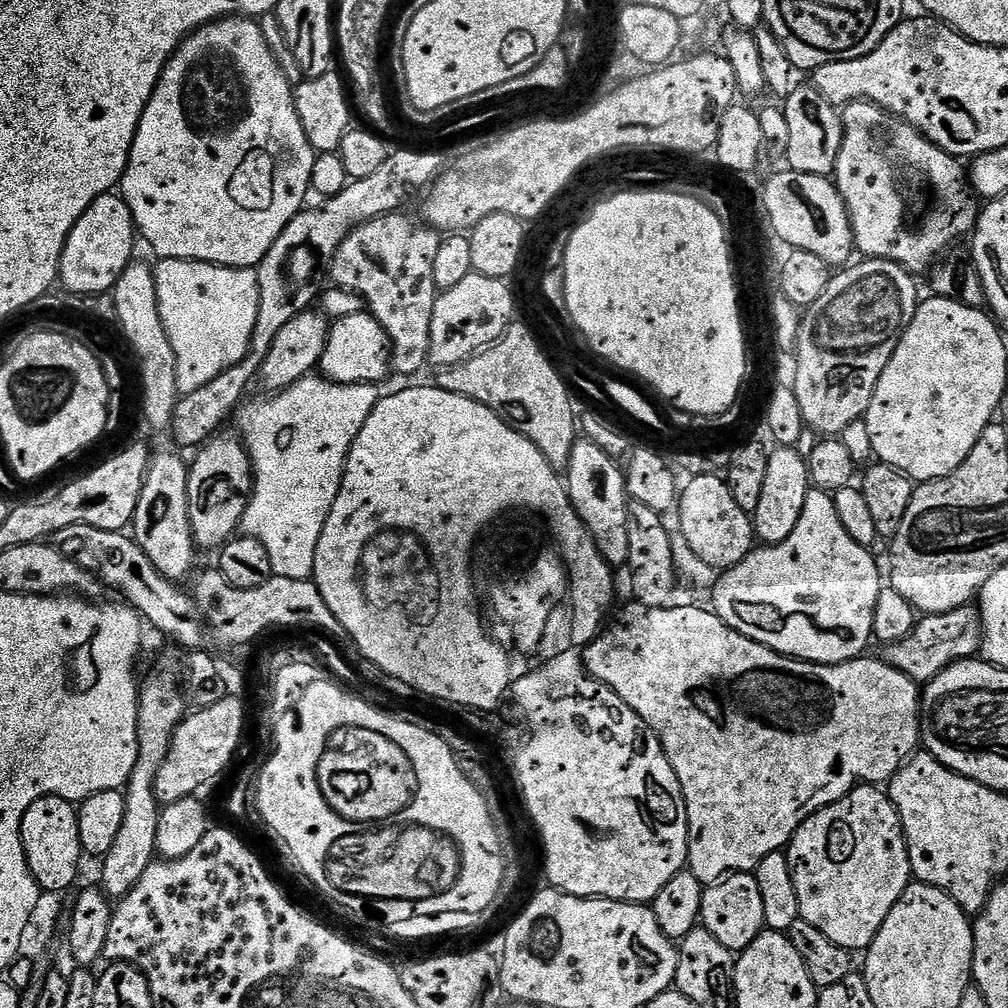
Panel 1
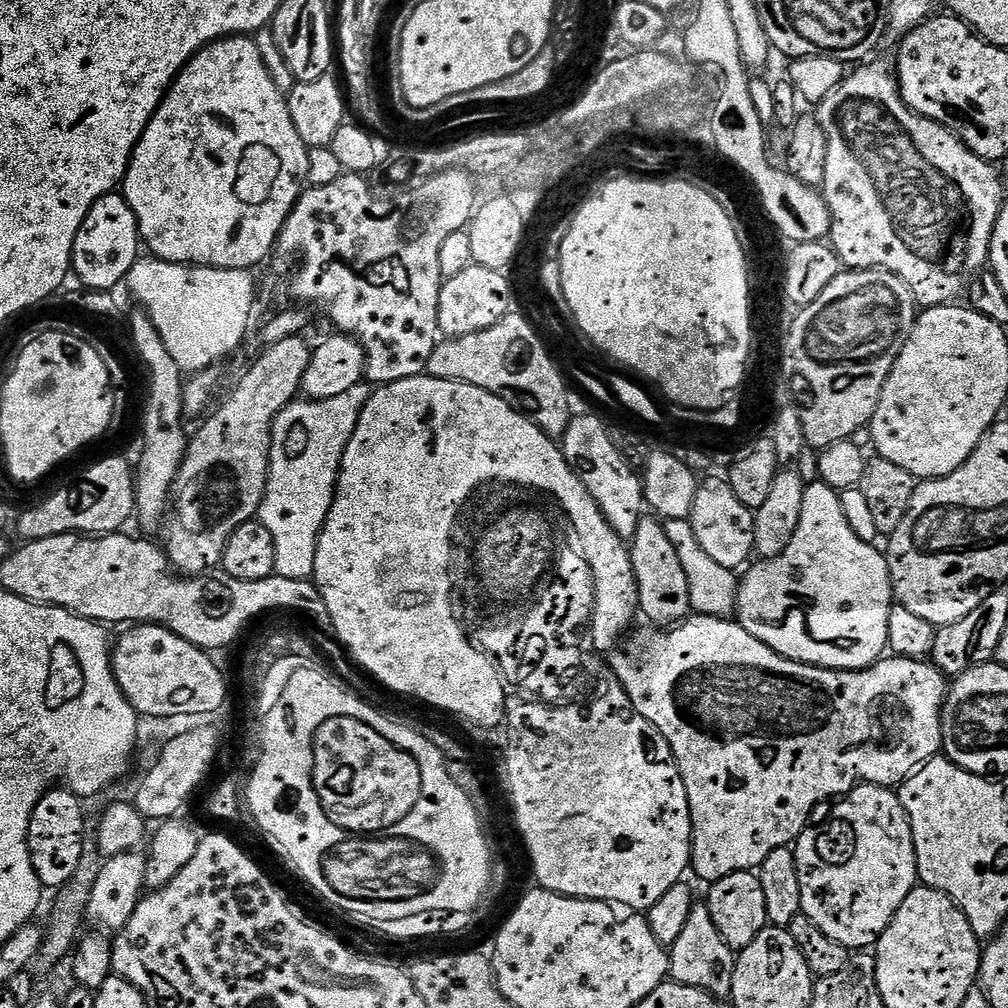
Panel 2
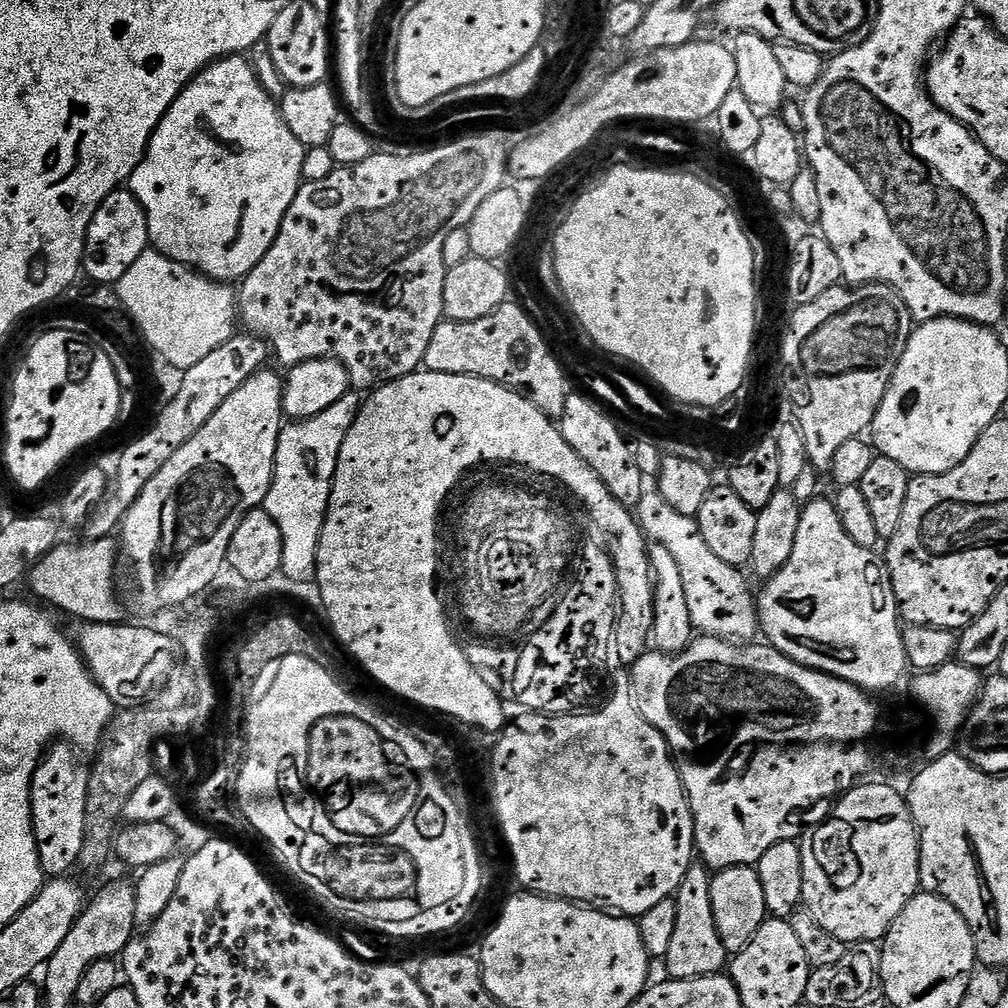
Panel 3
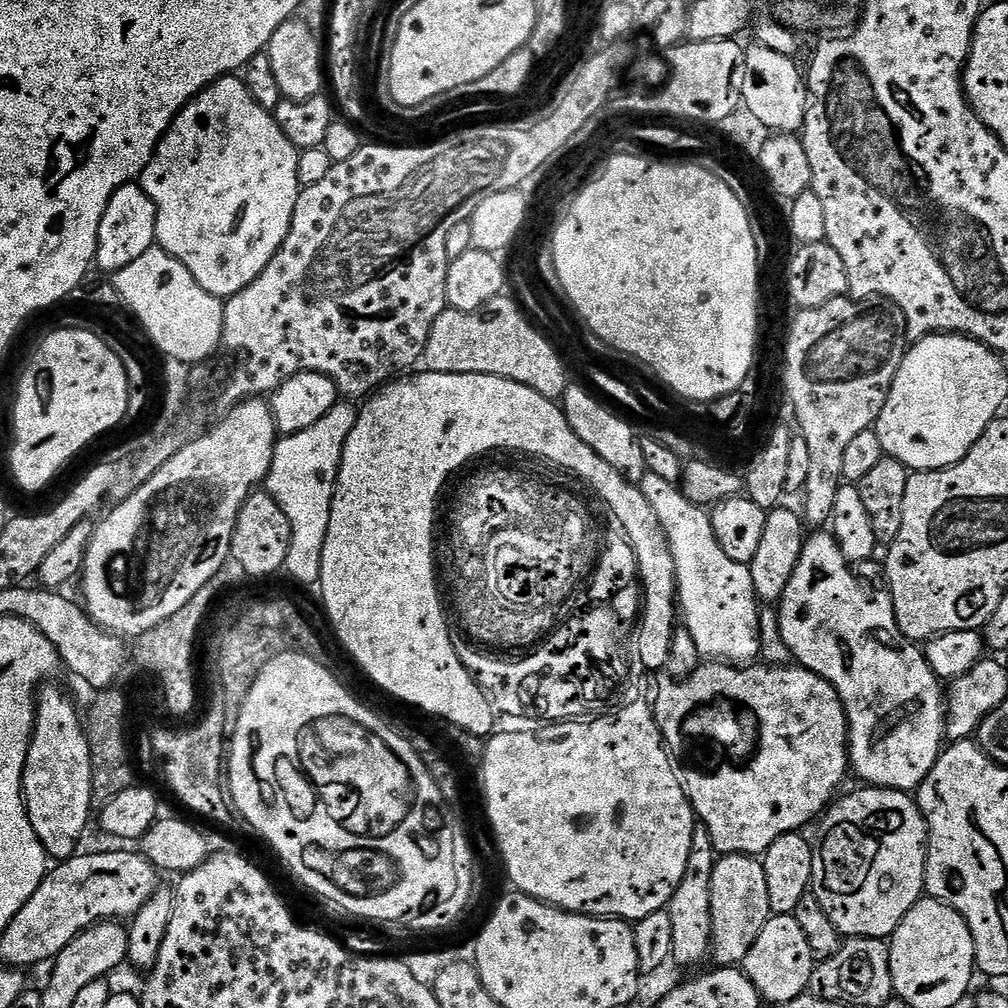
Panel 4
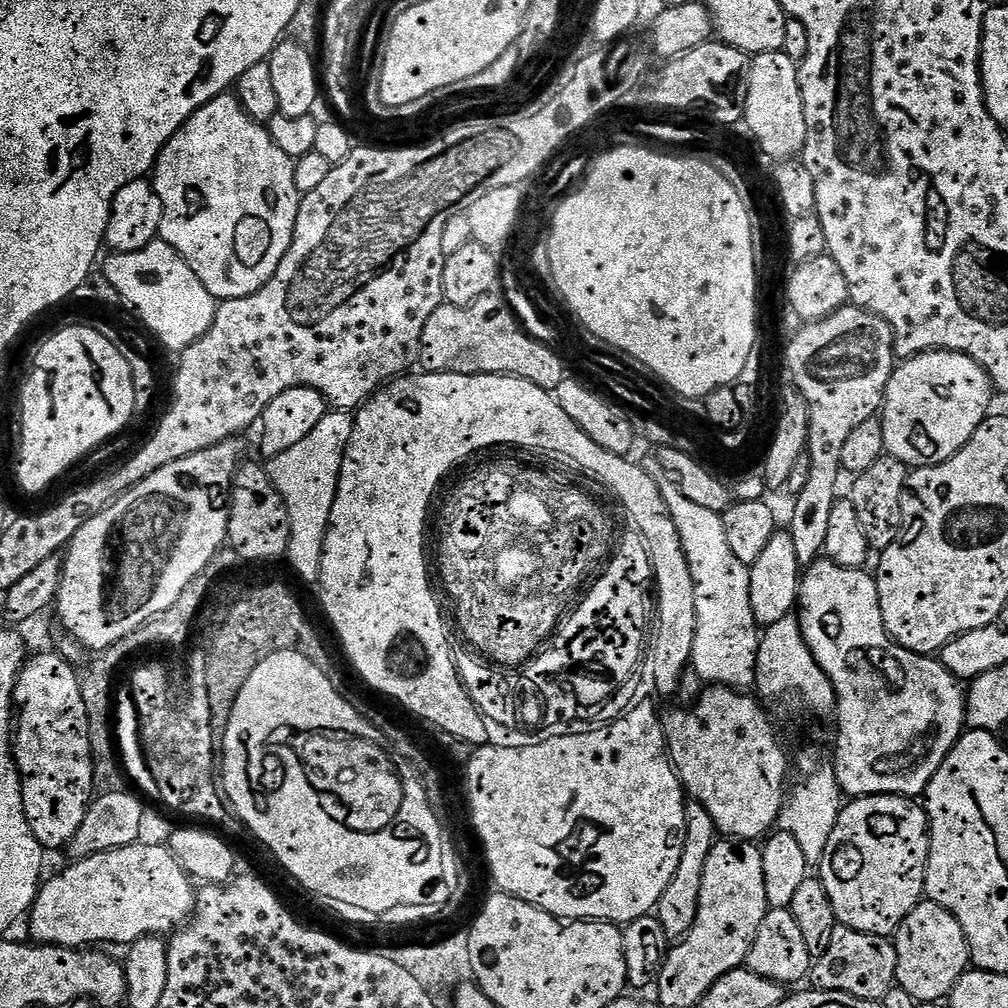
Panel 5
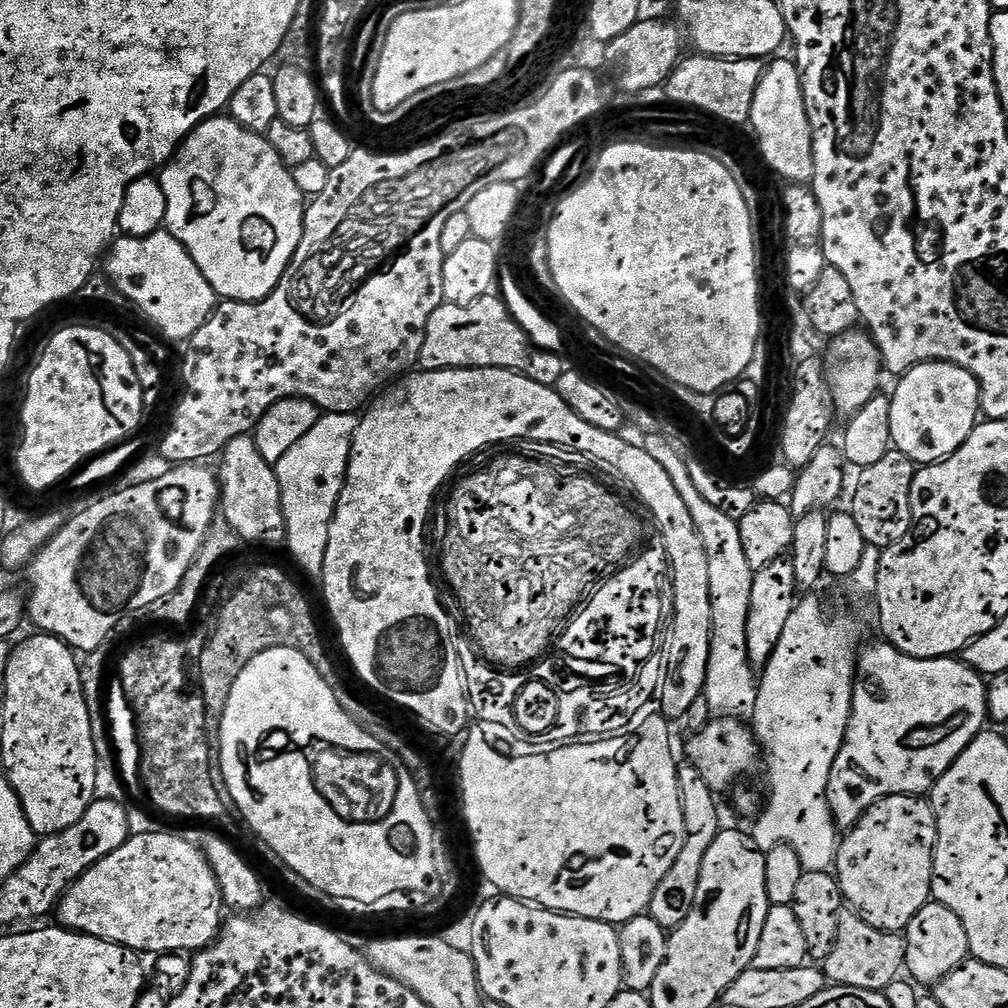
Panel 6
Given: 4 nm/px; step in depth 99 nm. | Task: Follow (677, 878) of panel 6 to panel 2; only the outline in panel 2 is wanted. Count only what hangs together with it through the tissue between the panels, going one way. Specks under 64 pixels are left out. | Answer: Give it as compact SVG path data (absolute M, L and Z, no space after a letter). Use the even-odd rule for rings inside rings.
M697 902L690 914L686 927L682 930L678 942L670 946L668 953L668 970L671 979L682 986L690 986L710 994L721 1002L727 1001L734 986L734 966L737 953L718 934L718 926L714 926L714 918L710 918L707 903Z

